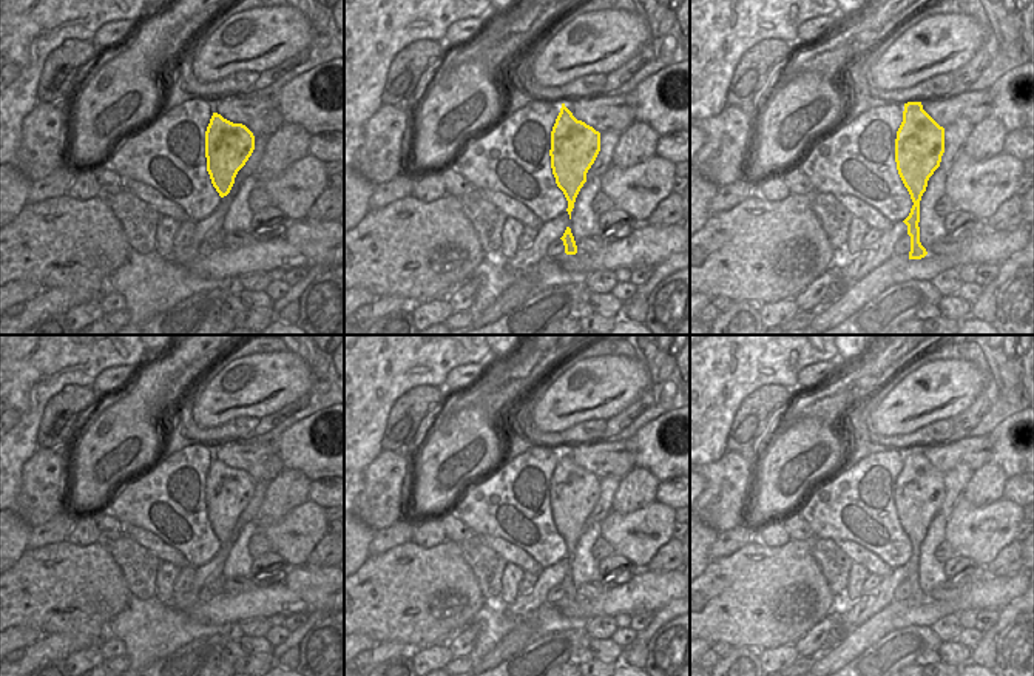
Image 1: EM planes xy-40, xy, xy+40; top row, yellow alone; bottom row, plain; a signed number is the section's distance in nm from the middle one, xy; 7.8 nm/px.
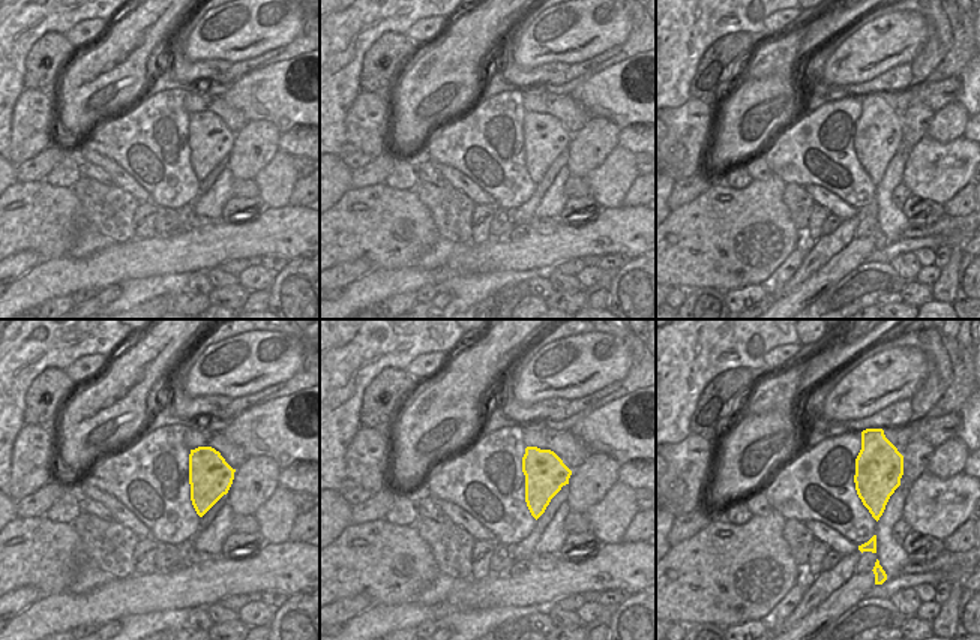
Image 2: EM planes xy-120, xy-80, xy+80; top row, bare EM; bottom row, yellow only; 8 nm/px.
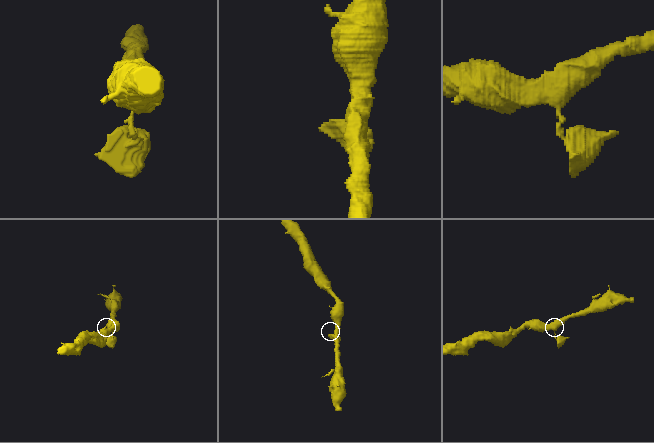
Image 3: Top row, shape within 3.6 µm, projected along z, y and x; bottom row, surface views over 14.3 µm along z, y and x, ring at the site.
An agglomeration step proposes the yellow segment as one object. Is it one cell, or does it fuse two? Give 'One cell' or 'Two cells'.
One cell.

